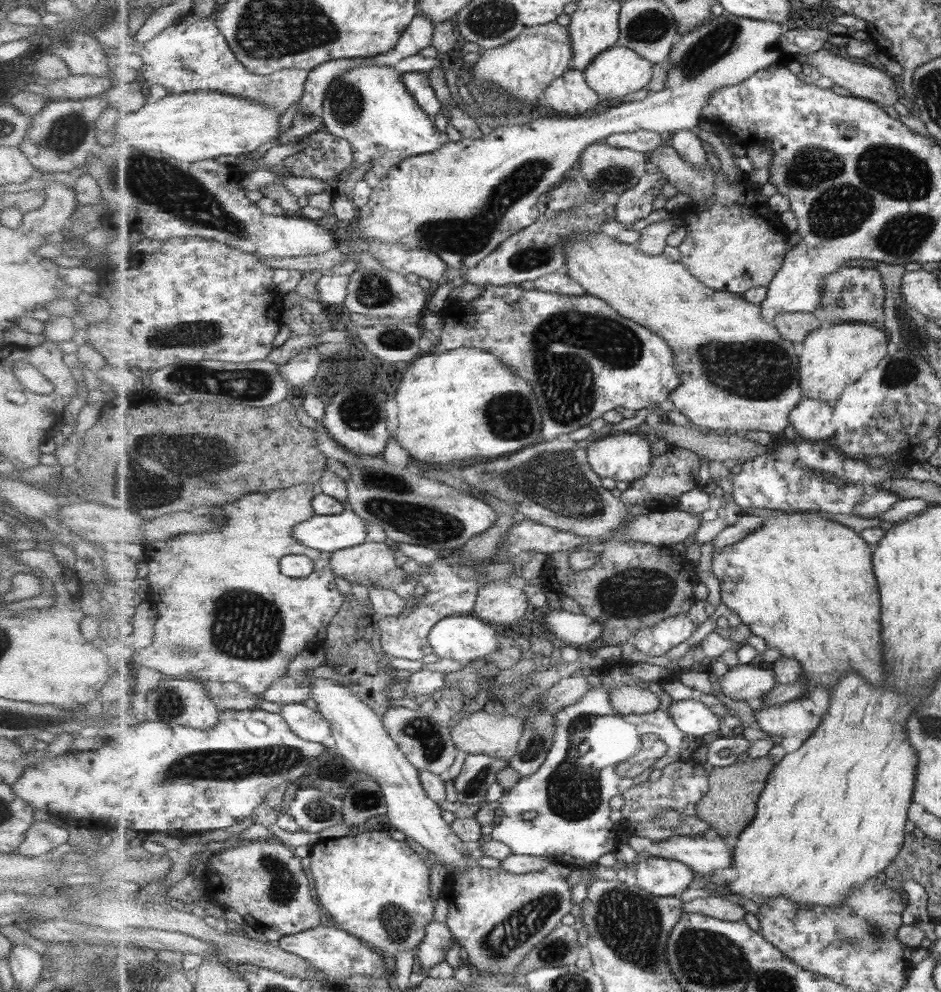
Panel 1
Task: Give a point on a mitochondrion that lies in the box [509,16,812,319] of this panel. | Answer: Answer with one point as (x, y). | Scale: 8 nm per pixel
(711, 47)

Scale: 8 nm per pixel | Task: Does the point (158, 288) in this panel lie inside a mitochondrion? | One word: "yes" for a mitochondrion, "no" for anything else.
no

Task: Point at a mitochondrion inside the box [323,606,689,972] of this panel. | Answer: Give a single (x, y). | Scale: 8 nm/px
(509, 935)

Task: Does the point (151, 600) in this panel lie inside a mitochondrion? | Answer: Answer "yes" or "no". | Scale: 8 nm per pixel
no

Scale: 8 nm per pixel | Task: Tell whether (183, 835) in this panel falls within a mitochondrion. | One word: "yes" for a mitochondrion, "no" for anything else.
no

